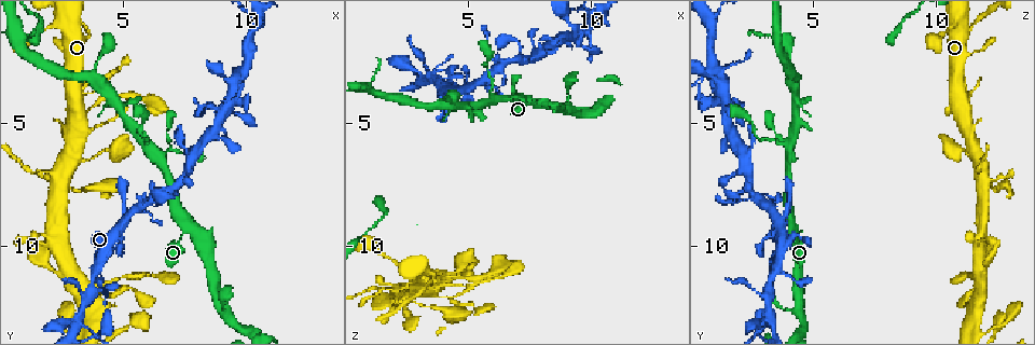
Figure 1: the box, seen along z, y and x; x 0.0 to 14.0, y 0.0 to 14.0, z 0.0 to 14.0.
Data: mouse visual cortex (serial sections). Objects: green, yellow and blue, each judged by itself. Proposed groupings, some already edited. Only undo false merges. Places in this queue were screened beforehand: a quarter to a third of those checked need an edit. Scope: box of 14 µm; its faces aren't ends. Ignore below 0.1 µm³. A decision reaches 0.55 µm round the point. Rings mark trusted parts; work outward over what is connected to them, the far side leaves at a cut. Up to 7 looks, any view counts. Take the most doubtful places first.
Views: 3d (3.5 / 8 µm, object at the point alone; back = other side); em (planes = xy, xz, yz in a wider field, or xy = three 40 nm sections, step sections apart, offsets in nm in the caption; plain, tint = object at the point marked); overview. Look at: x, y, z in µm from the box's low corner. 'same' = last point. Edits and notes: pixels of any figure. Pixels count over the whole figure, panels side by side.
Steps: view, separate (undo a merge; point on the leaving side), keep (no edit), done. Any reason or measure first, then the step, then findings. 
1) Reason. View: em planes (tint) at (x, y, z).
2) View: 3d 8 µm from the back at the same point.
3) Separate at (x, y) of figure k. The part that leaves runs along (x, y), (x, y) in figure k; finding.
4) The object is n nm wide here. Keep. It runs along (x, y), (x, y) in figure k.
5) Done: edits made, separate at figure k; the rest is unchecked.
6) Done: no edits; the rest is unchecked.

Abrupt turn. View: 3d 3.5 µm from the back at (3.5, 1.1, 11.5).

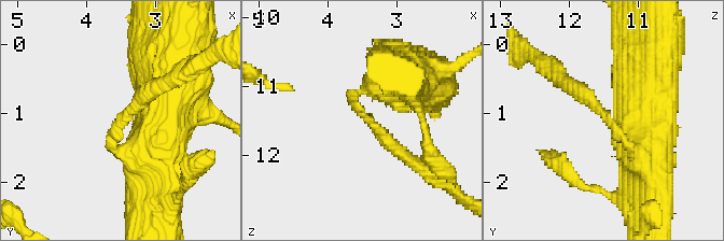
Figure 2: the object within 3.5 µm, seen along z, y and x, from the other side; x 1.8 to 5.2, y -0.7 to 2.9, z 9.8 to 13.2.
The arms are 200, 250 nm wide; need the tissue. View: em xy step 3 (tint) at (3.45, 1.10, 11.45).

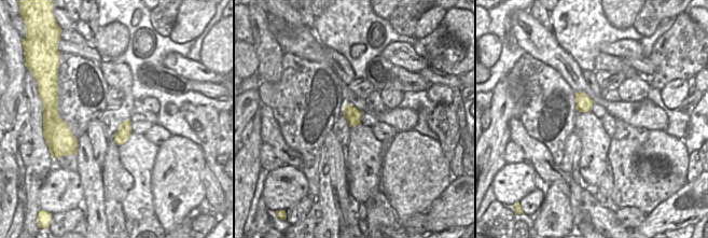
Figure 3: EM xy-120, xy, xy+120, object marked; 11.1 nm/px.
Keep. It runs along (644, 155), (565, 82) in figure 2; all the same cell.

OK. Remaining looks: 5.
Narrows sharply. View: 3d 8 µm from the back at (3.7, 11.5, 3.2).

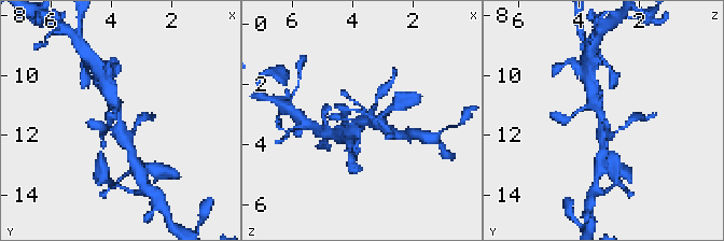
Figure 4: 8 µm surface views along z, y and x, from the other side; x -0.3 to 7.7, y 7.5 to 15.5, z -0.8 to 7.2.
Closer look. View: 3d 3.5 µm at (3.7, 11.6, 3.2).

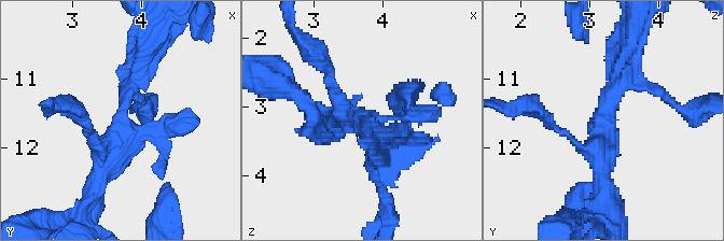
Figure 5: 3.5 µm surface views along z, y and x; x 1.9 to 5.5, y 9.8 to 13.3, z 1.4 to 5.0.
View: em planes (tint) at (3.70, 11.55, 3.20).

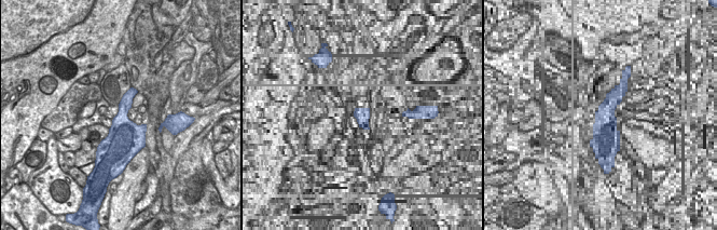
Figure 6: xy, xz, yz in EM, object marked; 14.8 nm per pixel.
Keep. It runs along (148, 57), (98, 182) in figure 5; continuous, no second cell.

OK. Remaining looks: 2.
Looks like a crossing. View: 3d 3.5 µm at (9.5, 3.4, 1.3).

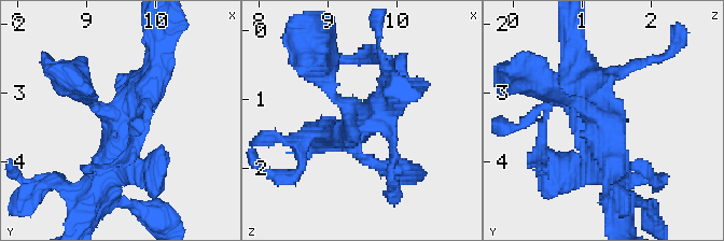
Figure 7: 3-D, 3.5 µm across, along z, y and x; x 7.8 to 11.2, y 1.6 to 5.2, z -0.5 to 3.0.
Shape alone is not enough. View: em xy step 1 (tint) at (9.55, 3.35, 1.25).

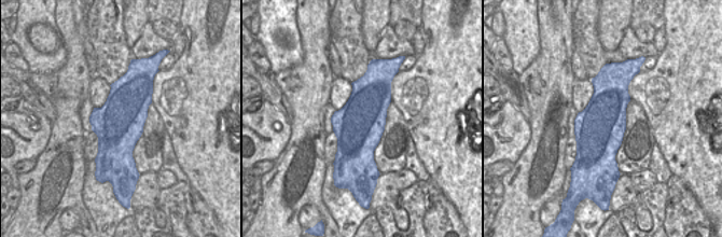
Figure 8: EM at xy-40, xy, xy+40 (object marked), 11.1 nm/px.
Keep. It runs along (102, 179), (125, 109), (158, 59) in figure 7; one cell here.

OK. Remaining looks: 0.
Done: no edits; the rest is unchecked.

